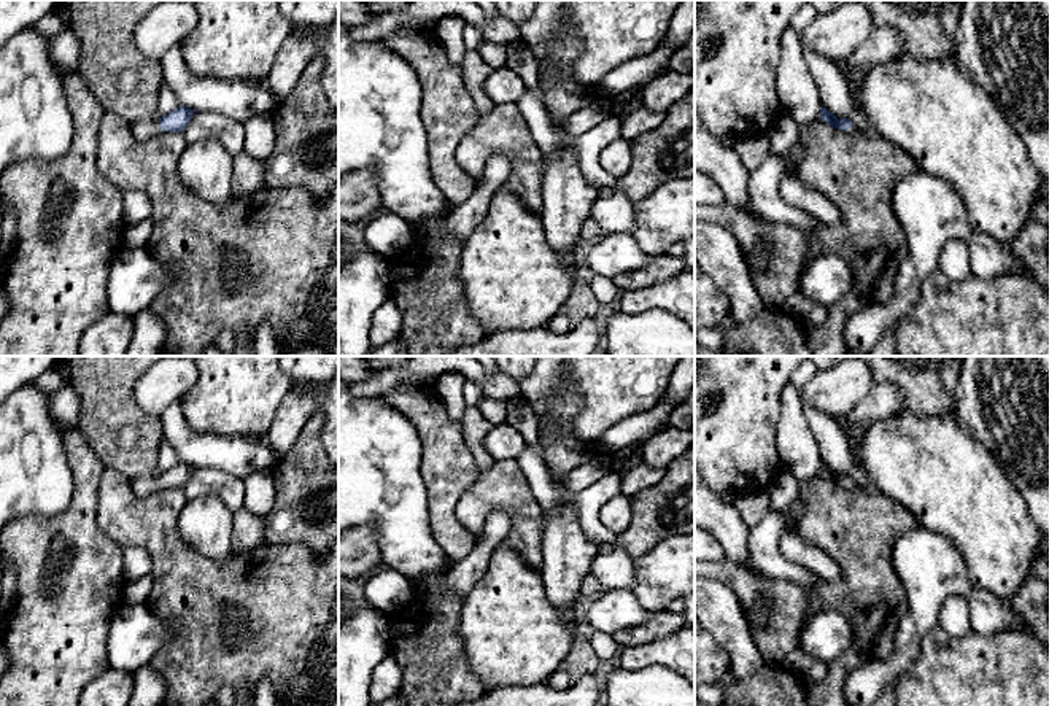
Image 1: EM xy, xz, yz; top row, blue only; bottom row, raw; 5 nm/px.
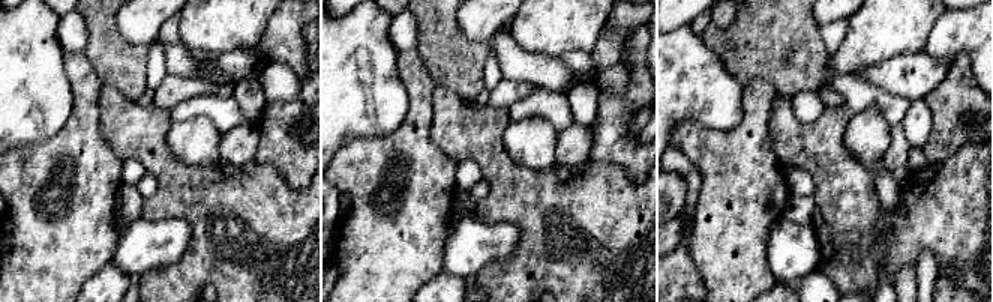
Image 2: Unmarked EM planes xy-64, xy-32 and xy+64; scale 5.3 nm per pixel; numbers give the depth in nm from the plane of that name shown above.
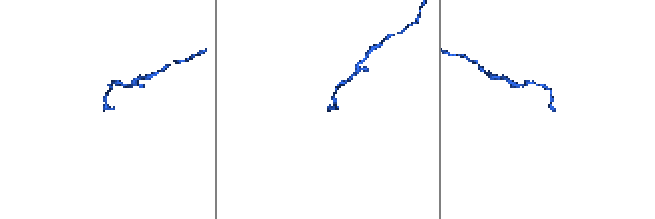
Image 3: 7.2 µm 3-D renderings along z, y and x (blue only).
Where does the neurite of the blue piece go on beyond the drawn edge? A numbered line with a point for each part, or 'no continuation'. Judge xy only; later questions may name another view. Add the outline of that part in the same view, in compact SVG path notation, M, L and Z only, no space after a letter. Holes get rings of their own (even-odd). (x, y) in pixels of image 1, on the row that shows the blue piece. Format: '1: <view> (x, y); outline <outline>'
1: xy (142, 131); outline M154 119L130 122L130 129L137 142L151 140L162 132L159 122Z

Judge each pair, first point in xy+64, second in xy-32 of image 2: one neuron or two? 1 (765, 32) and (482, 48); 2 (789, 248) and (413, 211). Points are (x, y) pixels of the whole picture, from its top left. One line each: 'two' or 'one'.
1: one
2: two

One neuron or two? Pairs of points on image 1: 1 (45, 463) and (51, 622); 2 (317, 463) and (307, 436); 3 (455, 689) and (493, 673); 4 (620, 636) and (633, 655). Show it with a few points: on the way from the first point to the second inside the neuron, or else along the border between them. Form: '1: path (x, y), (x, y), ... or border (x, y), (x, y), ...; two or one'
1: border (73, 490), (73, 498), (58, 514), (16, 519); two
2: path (310, 457), (304, 450), (304, 442); one
3: border (464, 644), (469, 670), (485, 689); two
4: border (663, 638), (622, 647); two

